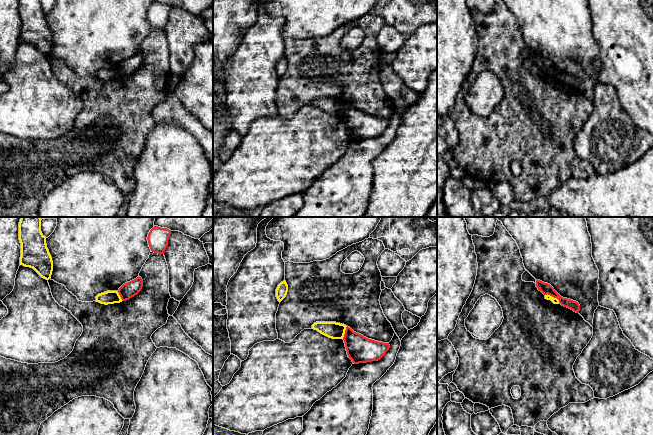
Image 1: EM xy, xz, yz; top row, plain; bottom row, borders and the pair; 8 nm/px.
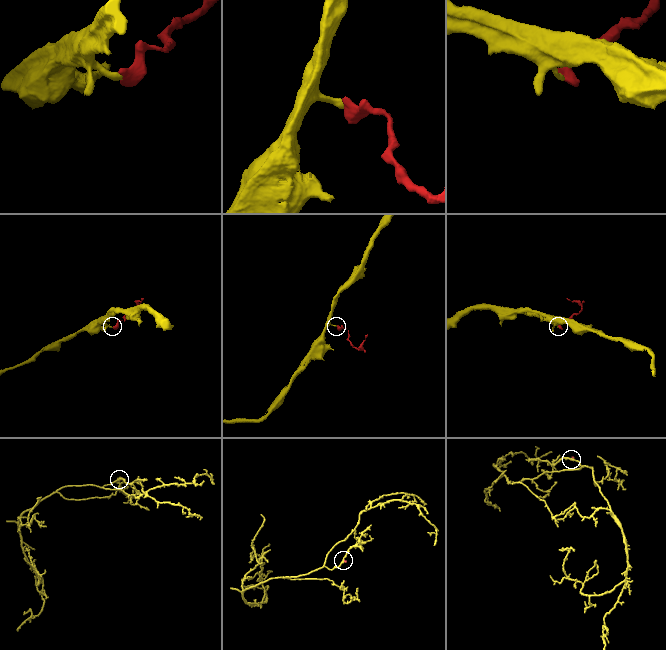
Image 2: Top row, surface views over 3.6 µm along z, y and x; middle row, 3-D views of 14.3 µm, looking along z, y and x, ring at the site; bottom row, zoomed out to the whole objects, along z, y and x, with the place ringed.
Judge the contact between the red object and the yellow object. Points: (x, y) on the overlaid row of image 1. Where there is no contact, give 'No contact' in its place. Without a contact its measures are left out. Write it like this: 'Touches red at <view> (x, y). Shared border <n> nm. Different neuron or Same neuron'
Touches red at yz (553, 296). Shared border 140 nm. Different neuron

